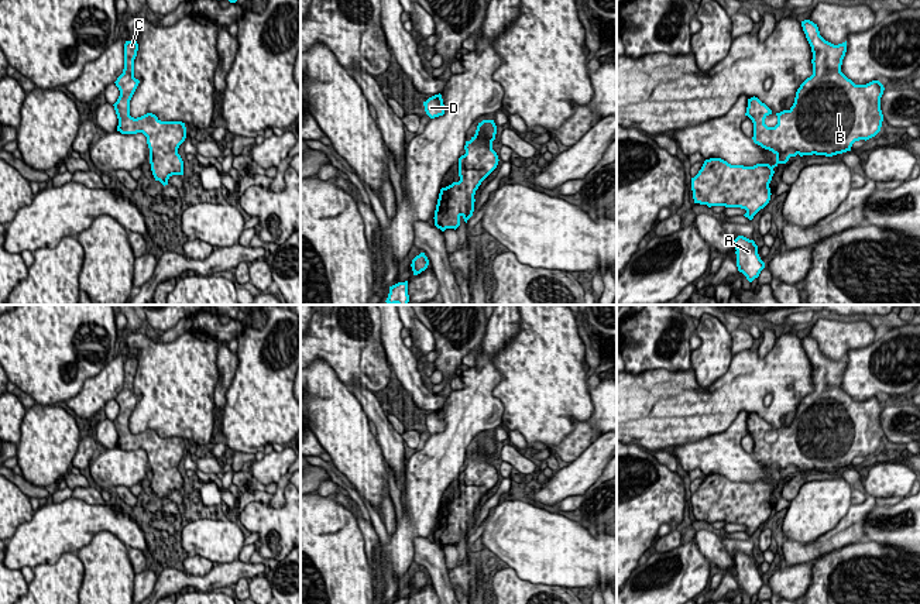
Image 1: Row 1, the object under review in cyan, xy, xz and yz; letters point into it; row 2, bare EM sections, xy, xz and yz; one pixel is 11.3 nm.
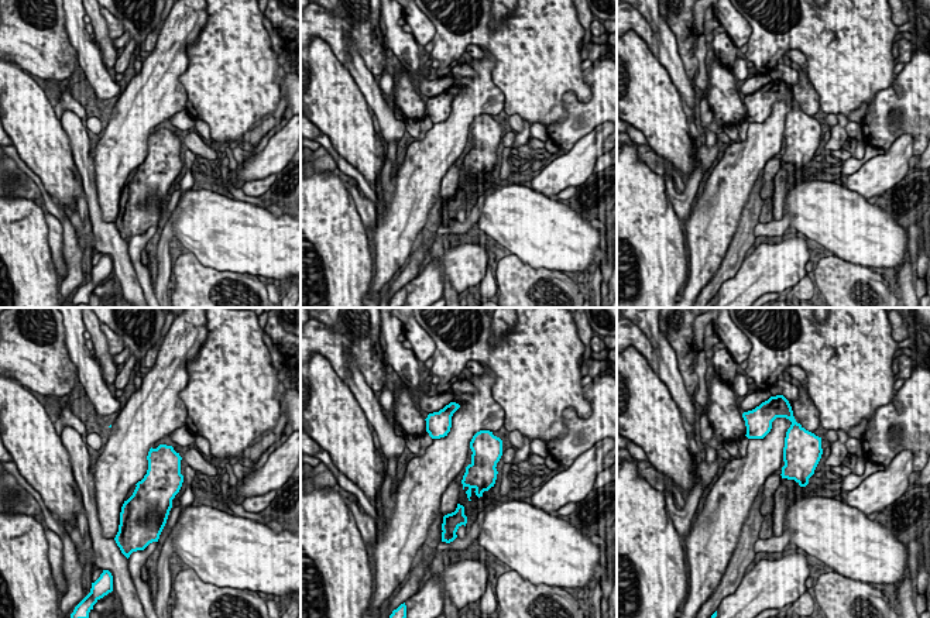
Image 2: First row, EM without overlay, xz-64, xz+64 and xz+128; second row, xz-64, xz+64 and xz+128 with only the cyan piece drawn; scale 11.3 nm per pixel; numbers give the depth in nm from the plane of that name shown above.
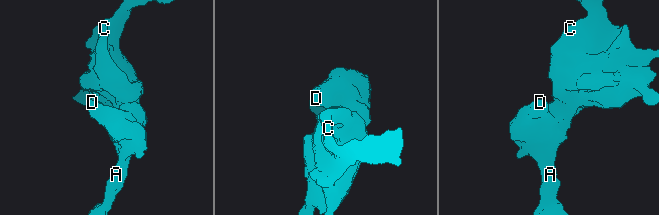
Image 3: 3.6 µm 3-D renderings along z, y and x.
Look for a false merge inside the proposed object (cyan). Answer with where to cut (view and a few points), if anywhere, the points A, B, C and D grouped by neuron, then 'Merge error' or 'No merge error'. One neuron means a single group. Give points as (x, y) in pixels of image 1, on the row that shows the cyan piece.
No split. Groups: A B C D. No merge error

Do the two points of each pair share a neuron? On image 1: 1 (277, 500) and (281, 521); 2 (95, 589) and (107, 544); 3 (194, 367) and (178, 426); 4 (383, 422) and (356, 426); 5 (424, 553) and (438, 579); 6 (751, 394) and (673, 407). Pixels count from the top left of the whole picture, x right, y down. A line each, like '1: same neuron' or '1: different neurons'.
1: different neurons
2: same neuron
3: same neuron
4: different neurons
5: same neuron
6: same neuron

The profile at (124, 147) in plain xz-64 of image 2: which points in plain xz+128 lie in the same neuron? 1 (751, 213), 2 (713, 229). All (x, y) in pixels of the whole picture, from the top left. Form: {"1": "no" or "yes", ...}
{"1": "no", "2": "yes"}

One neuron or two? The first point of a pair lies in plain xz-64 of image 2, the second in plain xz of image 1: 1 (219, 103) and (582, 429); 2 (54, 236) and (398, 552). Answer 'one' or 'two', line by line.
1: two
2: two

